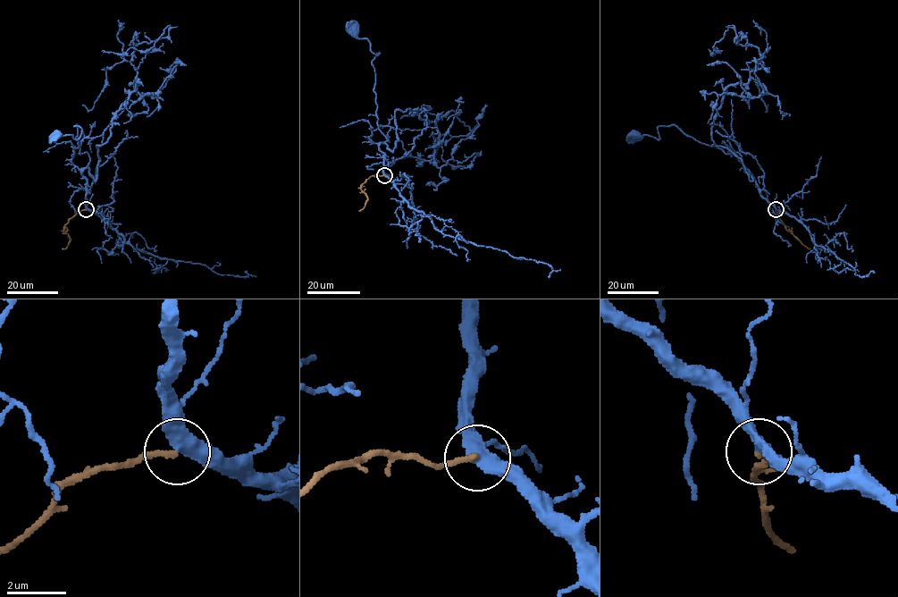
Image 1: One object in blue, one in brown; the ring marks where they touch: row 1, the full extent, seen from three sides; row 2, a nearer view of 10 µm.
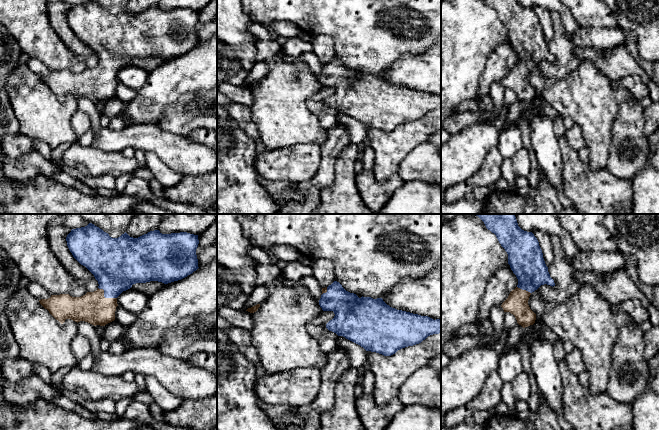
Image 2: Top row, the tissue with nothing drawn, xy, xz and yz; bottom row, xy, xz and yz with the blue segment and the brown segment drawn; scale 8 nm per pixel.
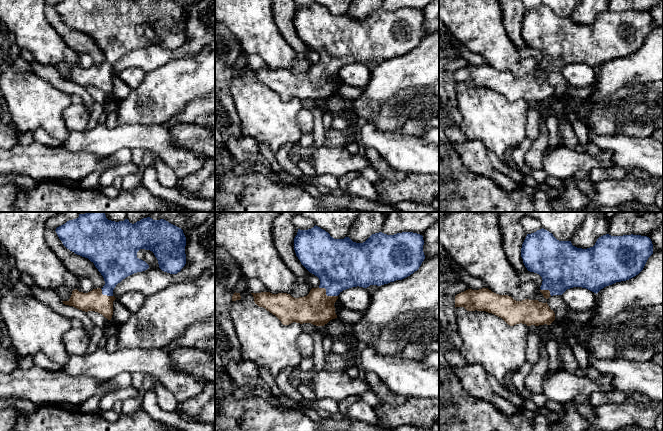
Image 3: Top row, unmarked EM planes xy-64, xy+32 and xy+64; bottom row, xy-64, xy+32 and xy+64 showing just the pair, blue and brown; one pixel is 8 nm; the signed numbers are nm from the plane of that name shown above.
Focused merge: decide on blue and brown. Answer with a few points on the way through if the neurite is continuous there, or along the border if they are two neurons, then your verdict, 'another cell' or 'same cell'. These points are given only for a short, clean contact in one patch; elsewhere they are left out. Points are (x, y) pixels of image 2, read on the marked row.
across xy (116, 268), (111, 286), (105, 297), (93, 307) | same cell

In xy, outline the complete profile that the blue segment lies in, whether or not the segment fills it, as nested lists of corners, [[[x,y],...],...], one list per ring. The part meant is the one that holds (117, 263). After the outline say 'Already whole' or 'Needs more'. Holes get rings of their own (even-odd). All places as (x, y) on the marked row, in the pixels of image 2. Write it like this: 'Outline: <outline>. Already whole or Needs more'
Outline: [[[89,223],[85,227],[72,229],[66,241],[73,257],[94,275],[99,286],[96,291],[87,292],[81,297],[60,294],[39,300],[61,324],[66,319],[71,319],[77,323],[85,321],[94,326],[105,326],[115,320],[117,297],[133,284],[150,281],[168,284],[187,277],[199,268],[196,255],[198,235],[187,232],[162,234],[159,230],[154,230],[138,238],[130,237],[125,232],[118,238],[112,238]]]. Needs more

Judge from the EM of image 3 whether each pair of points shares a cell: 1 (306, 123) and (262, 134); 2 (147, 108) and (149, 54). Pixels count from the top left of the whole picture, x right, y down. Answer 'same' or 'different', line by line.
1: different
2: different

